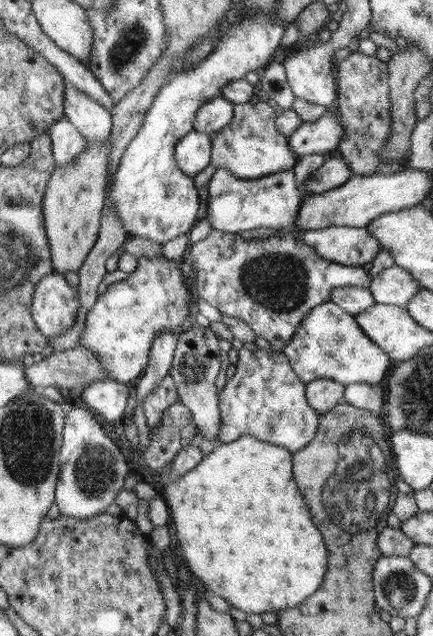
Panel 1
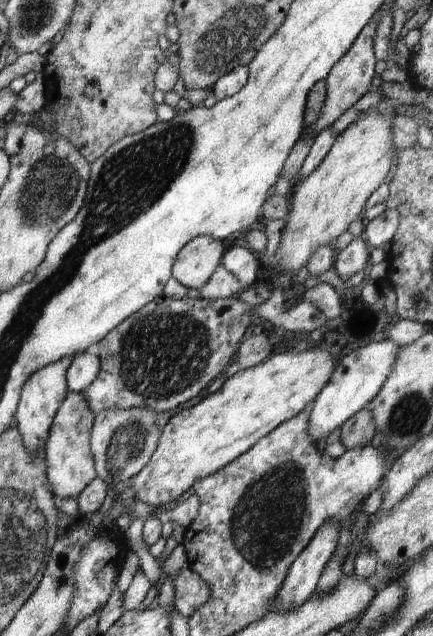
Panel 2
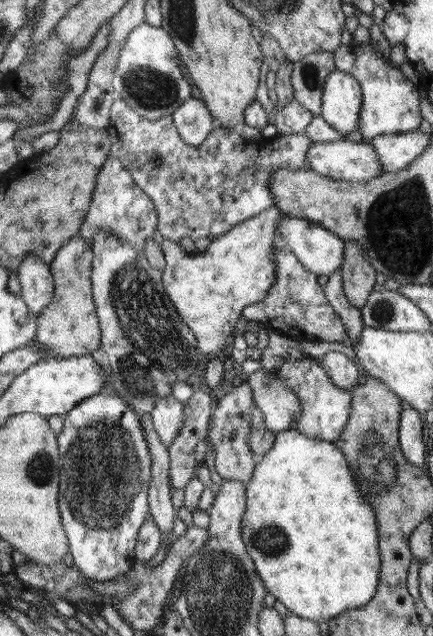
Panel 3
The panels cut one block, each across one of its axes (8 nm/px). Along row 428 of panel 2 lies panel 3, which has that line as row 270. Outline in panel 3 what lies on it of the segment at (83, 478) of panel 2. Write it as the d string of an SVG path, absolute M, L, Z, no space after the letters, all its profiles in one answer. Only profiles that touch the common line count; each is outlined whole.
M78 232L62 243L49 264L55 284L54 298L37 315L37 333L34 338L45 352L42 361L86 356L101 348L101 330L91 287L92 261L93 249Z

